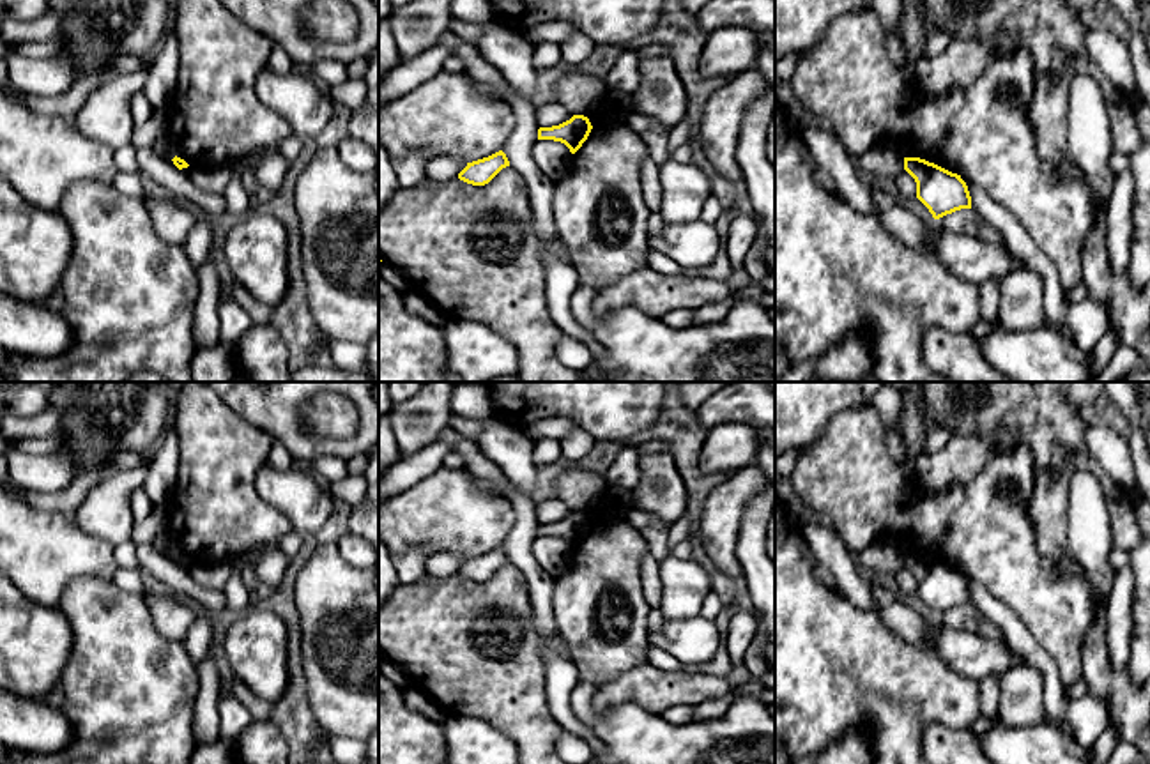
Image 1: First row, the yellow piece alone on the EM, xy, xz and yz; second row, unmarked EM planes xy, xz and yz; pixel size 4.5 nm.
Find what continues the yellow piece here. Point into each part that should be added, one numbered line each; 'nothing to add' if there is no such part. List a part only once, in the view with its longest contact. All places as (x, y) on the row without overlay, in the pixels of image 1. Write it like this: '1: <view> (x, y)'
nothing to add

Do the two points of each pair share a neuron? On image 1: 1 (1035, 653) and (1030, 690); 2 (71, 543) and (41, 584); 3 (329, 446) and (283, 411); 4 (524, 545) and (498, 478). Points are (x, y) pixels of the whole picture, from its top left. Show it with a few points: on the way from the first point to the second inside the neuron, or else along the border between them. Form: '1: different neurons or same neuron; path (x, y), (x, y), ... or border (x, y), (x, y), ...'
1: different neurons; border (1023, 662), (1042, 674), (1044, 708)
2: same neuron; path (61, 554), (41, 573)
3: same neuron; path (315, 446), (310, 446), (289, 425)
4: same neuron; path (524, 529), (524, 508), (512, 494)

